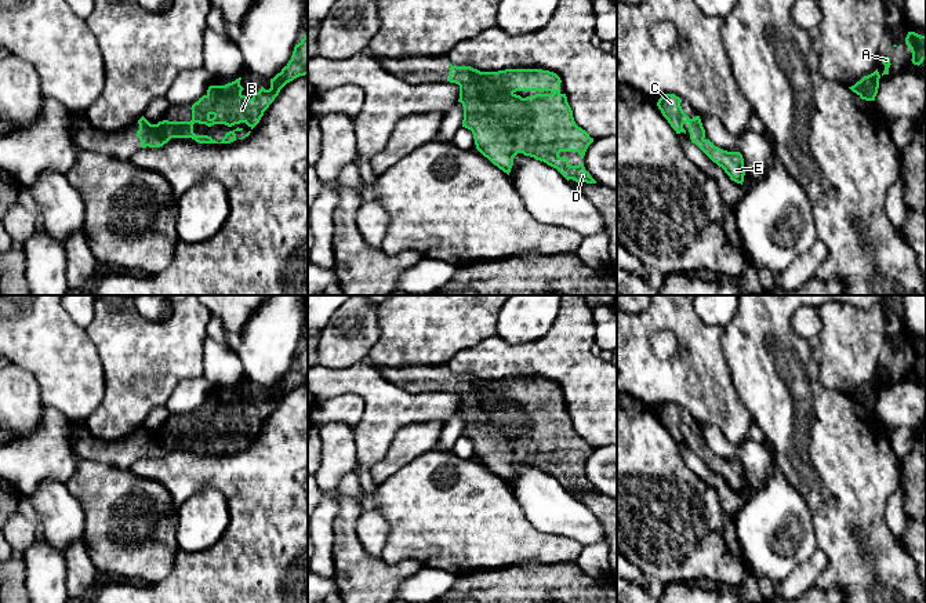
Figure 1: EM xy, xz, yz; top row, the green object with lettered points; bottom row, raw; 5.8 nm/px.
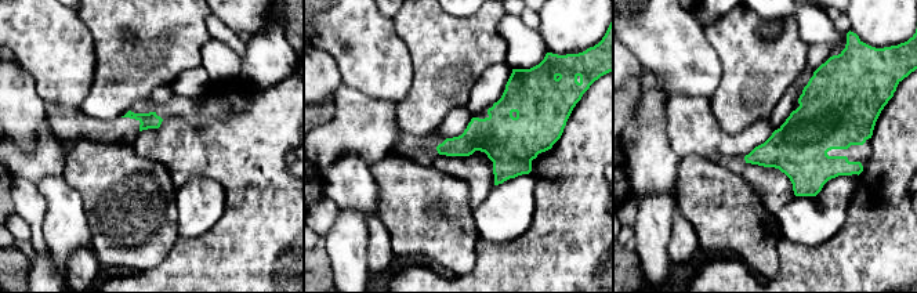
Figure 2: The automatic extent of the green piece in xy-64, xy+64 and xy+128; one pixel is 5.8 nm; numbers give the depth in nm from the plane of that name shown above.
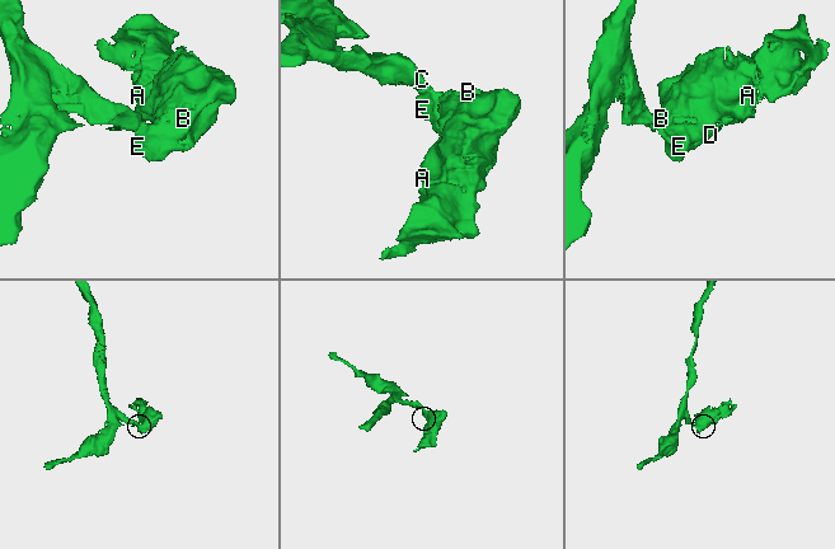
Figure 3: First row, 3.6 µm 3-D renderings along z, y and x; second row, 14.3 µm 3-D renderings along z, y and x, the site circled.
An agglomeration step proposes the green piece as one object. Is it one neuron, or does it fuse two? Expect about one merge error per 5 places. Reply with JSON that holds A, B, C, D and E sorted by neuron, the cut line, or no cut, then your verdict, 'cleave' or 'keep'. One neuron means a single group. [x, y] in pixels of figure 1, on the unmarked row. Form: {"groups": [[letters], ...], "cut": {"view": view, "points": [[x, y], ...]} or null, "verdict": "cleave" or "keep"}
{"groups": [["A", "B", "C", "D", "E"]], "cut": null, "verdict": "keep"}

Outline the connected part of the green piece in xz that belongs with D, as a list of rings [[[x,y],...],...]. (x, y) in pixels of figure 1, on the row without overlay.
[[[449,374],[447,391],[460,395],[462,436],[472,440],[476,458],[494,475],[509,484],[513,466],[523,462],[556,477],[567,490],[596,493],[584,472],[570,475],[567,466],[559,465],[560,461],[577,461],[584,468],[593,447],[575,433],[566,403],[559,402],[562,389],[556,382],[542,378],[480,381]]]

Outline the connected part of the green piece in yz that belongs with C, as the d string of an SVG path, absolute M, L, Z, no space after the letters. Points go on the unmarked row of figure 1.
M662 403L657 415L676 443L686 443L689 440L691 451L696 453L713 472L722 476L731 490L742 494L745 484L742 464L740 461L723 459L707 448L700 425L690 428L683 421L680 411L682 408L675 403Z

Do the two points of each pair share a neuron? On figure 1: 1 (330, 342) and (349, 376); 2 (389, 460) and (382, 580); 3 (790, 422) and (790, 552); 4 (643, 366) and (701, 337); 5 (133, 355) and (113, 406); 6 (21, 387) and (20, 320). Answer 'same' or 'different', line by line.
1: different
2: different
3: different
4: same
5: same
6: different

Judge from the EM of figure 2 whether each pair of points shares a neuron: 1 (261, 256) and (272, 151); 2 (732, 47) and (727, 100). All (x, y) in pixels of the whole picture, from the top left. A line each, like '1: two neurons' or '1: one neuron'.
1: one neuron
2: one neuron

